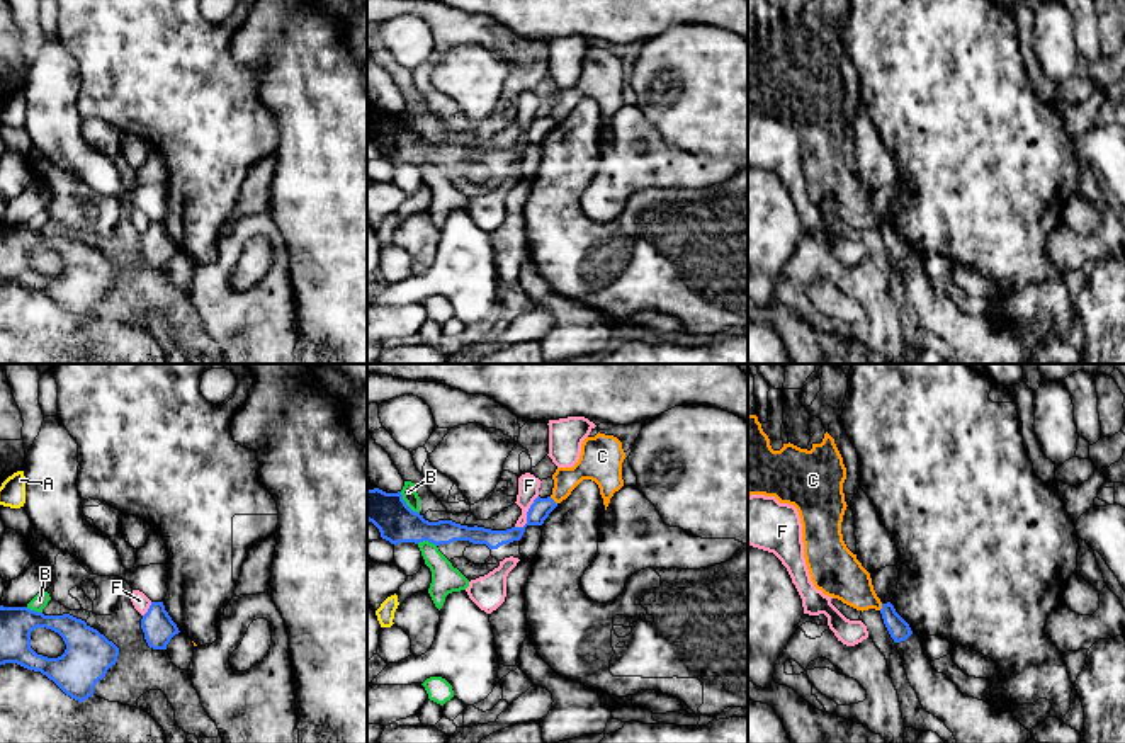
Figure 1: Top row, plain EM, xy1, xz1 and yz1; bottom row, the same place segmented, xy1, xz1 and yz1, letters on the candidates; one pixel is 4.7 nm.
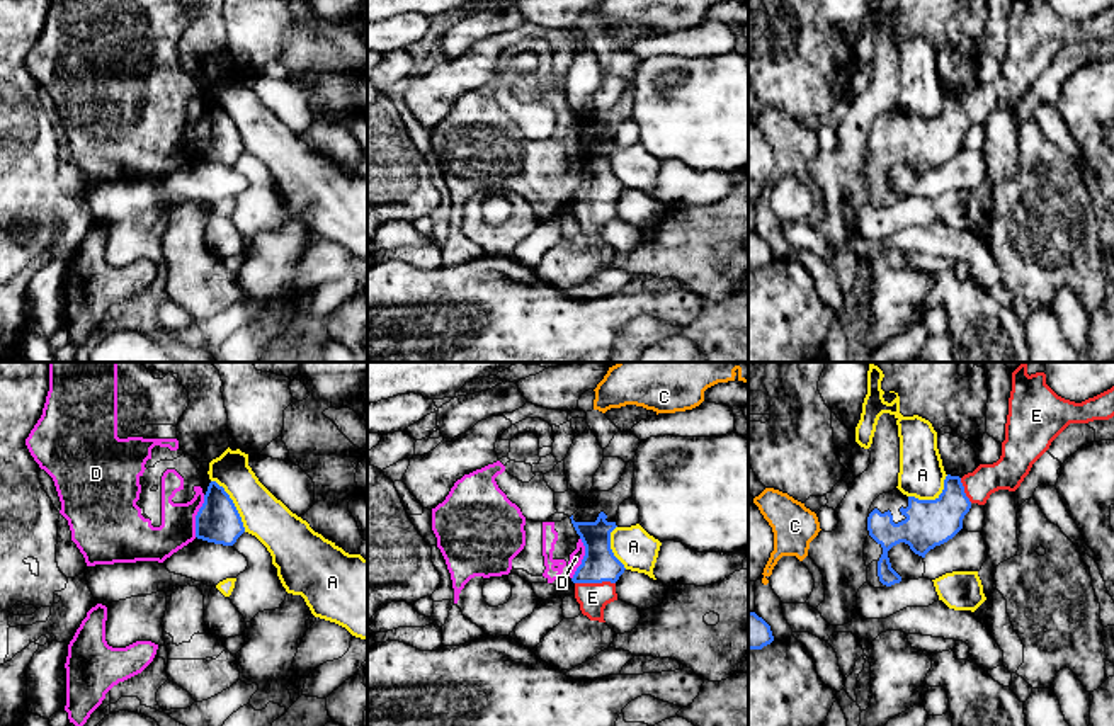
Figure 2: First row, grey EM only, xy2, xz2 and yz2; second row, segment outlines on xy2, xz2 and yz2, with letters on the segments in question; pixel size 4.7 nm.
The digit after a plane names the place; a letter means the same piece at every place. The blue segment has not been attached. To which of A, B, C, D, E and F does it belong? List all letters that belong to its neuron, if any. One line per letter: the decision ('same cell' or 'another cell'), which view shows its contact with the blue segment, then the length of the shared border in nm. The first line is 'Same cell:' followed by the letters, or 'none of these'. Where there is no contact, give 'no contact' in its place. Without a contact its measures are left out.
Same cell: E
A: another cell; contact in xy2; length 300 nm
B: another cell; contact in xz1; length 140 nm
C: another cell; contact in xz1; length 50 nm
D: another cell; contact in xy2; length 200 nm
E: same cell; contact in xz2; length 190 nm
F: another cell; contact in xz1; length 190 nm

